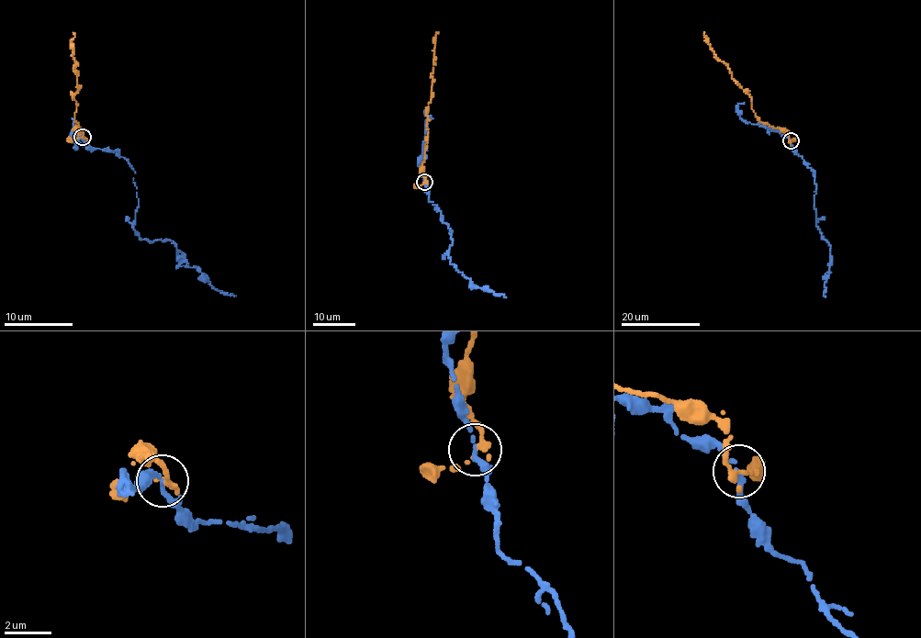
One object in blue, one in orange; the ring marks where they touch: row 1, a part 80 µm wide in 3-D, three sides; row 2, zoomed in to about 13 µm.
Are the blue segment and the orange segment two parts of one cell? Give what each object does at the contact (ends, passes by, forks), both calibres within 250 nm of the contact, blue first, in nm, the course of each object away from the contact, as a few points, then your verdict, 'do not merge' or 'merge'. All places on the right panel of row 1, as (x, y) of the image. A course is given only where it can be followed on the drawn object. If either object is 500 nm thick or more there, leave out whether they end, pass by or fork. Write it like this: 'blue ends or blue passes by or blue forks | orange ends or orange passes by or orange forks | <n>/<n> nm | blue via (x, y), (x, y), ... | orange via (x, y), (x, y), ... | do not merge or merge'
blue passes by | orange passes by | 180/220 nm | blue via (791, 140), (792, 150), (801, 155), (815, 177), (815, 225), (830, 248), (831, 264), (825, 296) | orange via (791, 140), (786, 131), (760, 122), (751, 108), (750, 95), (733, 80), (727, 64), (715, 57), (703, 32) | merge

